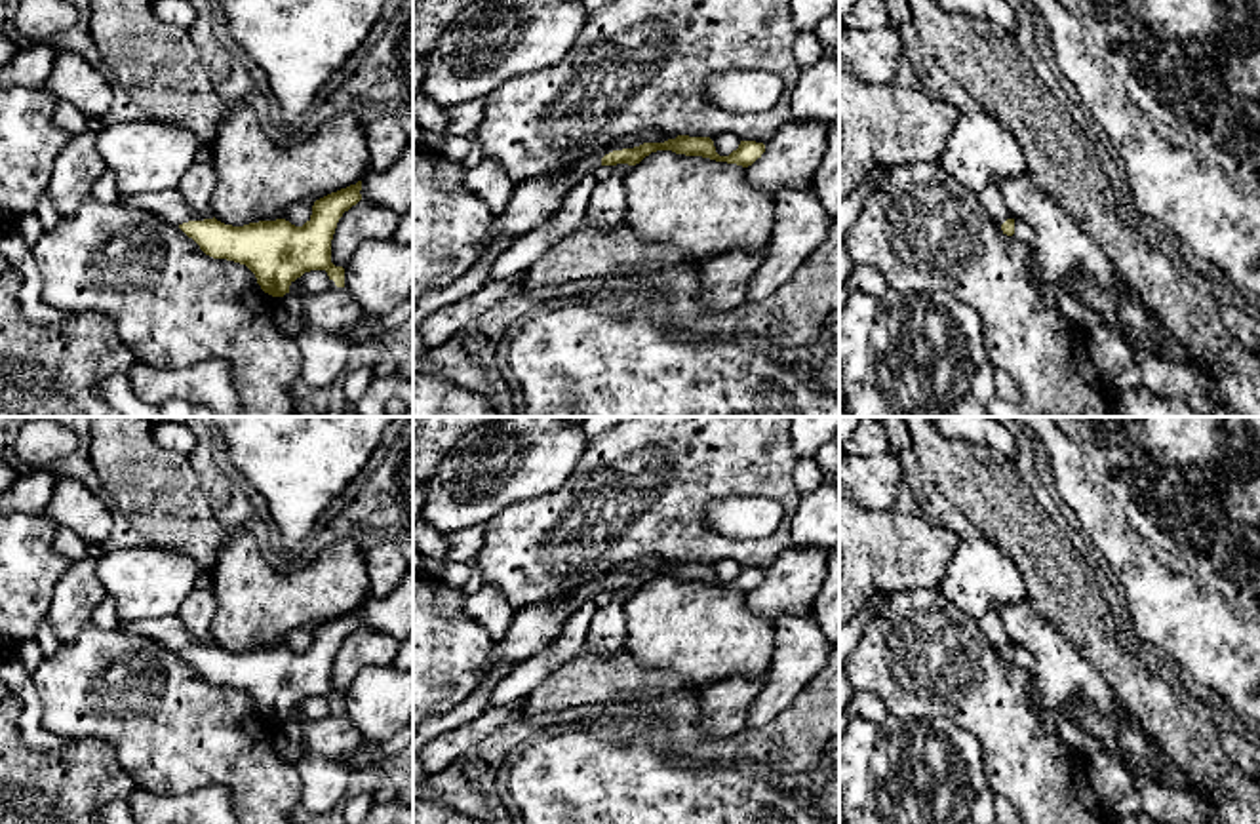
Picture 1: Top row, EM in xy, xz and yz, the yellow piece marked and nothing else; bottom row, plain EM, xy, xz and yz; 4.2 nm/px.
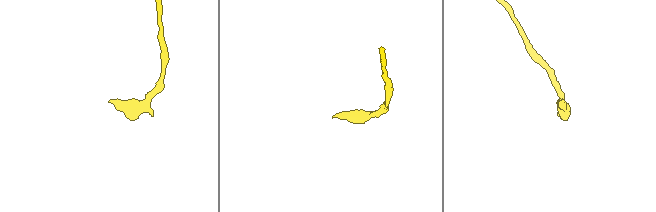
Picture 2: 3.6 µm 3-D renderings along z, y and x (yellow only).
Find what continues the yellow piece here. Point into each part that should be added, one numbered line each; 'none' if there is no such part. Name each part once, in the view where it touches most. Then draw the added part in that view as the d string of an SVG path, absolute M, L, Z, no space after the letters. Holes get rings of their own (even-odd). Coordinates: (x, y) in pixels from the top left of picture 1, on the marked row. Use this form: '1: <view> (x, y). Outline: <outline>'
none

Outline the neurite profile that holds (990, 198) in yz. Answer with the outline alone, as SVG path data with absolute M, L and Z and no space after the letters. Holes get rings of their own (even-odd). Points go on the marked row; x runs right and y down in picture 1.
M988 185L984 190L976 192L976 200L995 225L1001 226L1007 219L1011 219L1005 200L995 185Z

